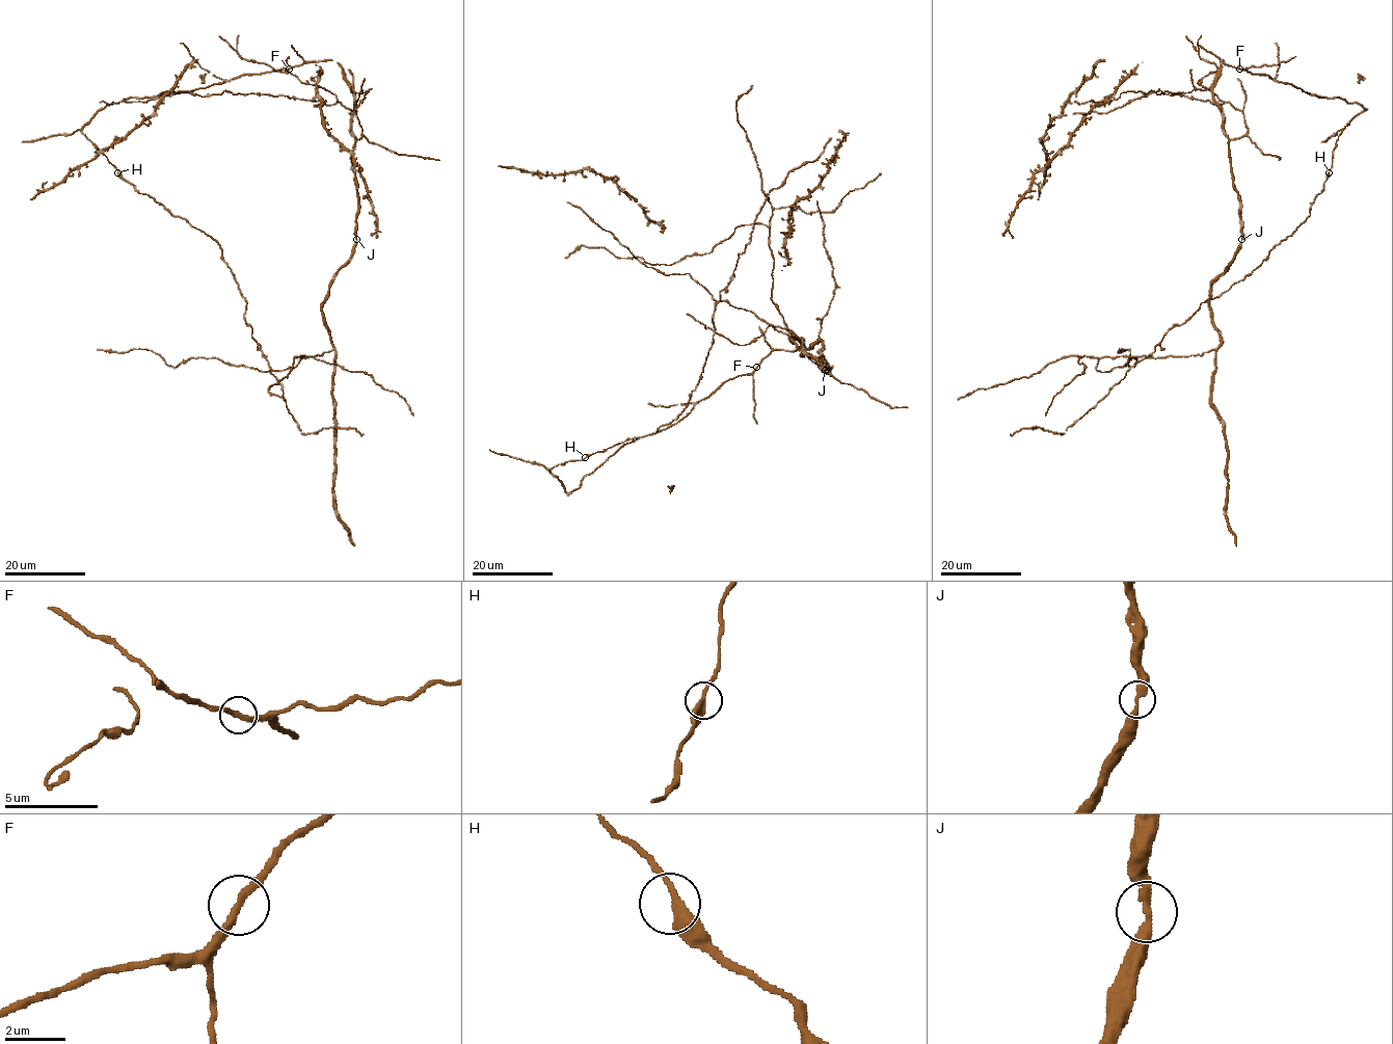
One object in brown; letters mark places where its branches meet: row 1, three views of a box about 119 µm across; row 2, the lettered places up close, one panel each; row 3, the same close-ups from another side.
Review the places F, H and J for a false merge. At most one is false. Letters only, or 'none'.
none

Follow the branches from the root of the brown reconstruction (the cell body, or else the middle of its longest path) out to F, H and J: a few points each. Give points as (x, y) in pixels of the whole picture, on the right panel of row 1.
F: (1268, 75), (1239, 69)
H: (1268, 75), (1305, 92), (1341, 98), (1348, 103), (1359, 103), (1364, 109), (1338, 137), (1329, 172)
J: (1268, 75), (1253, 74), (1221, 60), (1213, 86), (1240, 203), (1241, 239)

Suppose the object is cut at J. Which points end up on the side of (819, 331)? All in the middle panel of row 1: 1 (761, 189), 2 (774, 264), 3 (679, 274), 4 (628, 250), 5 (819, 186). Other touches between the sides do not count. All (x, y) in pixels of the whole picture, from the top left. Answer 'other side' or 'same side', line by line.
1: other side
2: other side
3: same side
4: same side
5: same side

